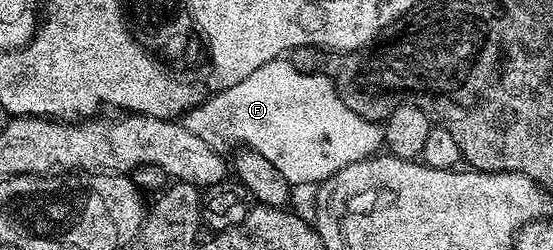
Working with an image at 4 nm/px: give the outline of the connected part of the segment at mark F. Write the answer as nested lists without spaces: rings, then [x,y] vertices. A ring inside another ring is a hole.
[[[285,58],[268,61],[260,65],[256,73],[248,73],[244,81],[236,81],[236,85],[215,92],[211,99],[203,98],[181,116],[180,121],[188,129],[188,133],[200,137],[200,141],[204,141],[213,151],[219,153],[231,150],[226,139],[239,139],[242,142],[239,144],[260,153],[260,157],[264,157],[265,160],[272,161],[272,165],[280,169],[280,173],[291,185],[320,185],[326,179],[331,179],[340,169],[360,161],[364,156],[373,157],[379,154],[386,142],[383,124],[373,123],[352,113],[352,109],[344,105],[331,79],[323,75],[300,73],[300,69],[295,67],[290,67],[288,71]],[[286,71],[294,78],[294,111],[286,111]]]

